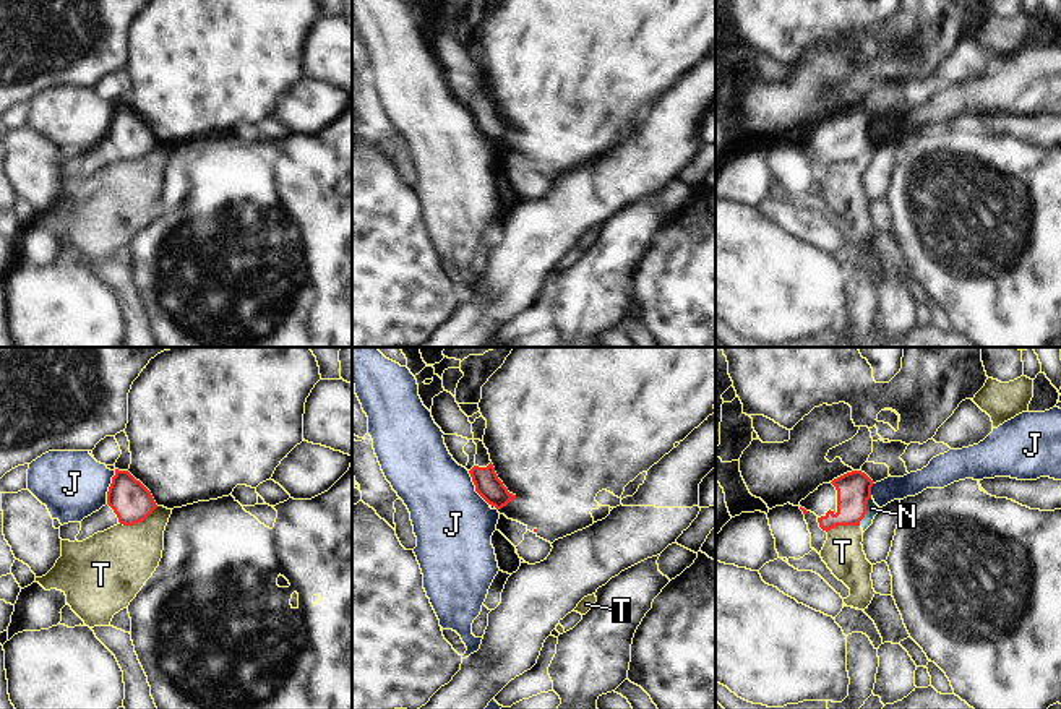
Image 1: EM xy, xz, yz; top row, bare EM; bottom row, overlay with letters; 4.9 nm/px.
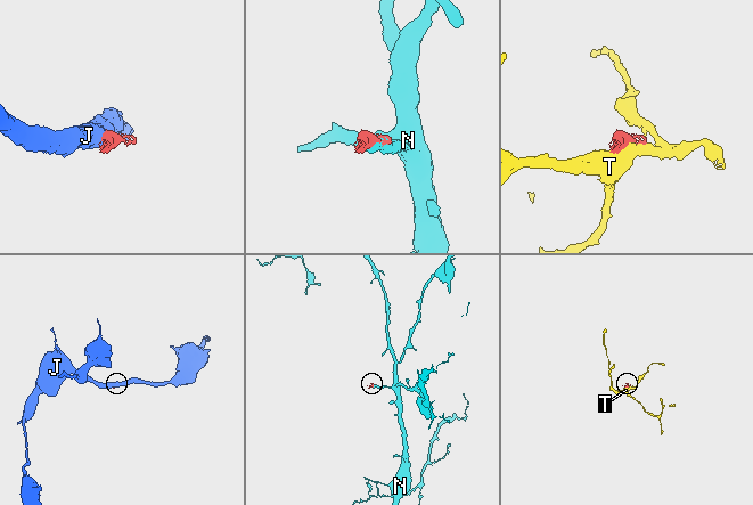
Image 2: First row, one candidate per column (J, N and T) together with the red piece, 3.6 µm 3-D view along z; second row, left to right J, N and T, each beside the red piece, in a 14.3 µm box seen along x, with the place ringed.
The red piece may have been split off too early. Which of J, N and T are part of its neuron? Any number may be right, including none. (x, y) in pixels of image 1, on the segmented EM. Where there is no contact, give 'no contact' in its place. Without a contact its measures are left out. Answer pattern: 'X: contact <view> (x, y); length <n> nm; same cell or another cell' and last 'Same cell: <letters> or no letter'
J: contact xz (476, 489); length 200 nm; another cell
N: contact yz (865, 511); length 160 nm; same cell
T: contact xy (138, 521); length 220 nm; another cell
Same cell: N

